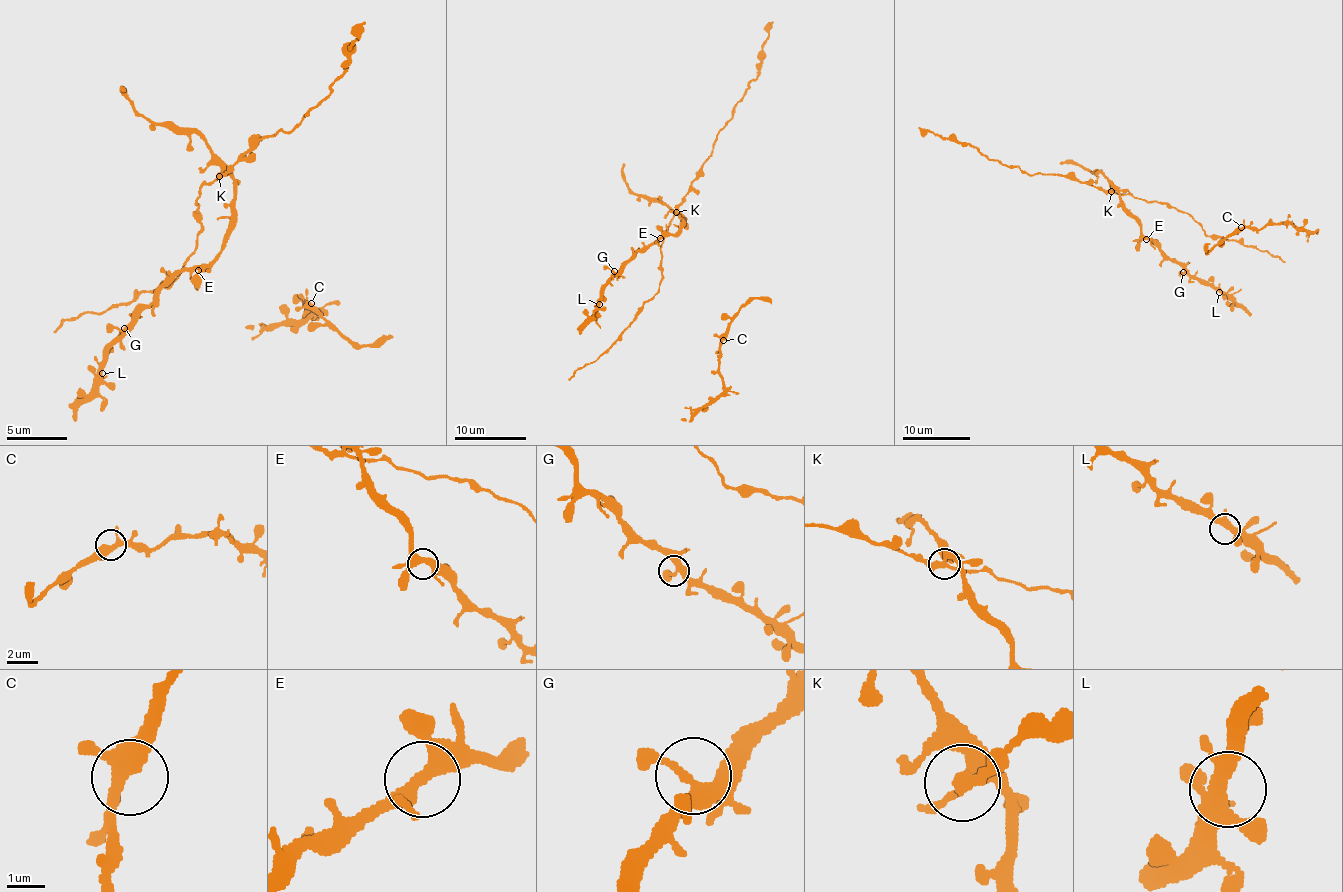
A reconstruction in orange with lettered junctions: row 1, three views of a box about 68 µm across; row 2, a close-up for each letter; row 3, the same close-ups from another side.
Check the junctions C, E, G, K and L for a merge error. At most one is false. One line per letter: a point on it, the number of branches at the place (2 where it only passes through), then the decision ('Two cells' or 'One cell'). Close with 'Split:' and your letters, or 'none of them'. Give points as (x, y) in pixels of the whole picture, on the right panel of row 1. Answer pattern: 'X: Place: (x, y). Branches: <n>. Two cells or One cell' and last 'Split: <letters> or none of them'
C: Place: (1241, 227). Branches: 4. One cell
E: Place: (1146, 239). Branches: 4. One cell
G: Place: (1183, 272). Branches: 3. One cell
K: Place: (1111, 191). Branches: 4. Two cells
L: Place: (1219, 292). Branches: 4. One cell
Split: K

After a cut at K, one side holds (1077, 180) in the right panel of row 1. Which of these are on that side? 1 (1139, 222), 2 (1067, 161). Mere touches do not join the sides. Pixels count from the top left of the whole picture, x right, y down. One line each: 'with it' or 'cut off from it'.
1: cut off from it
2: cut off from it

